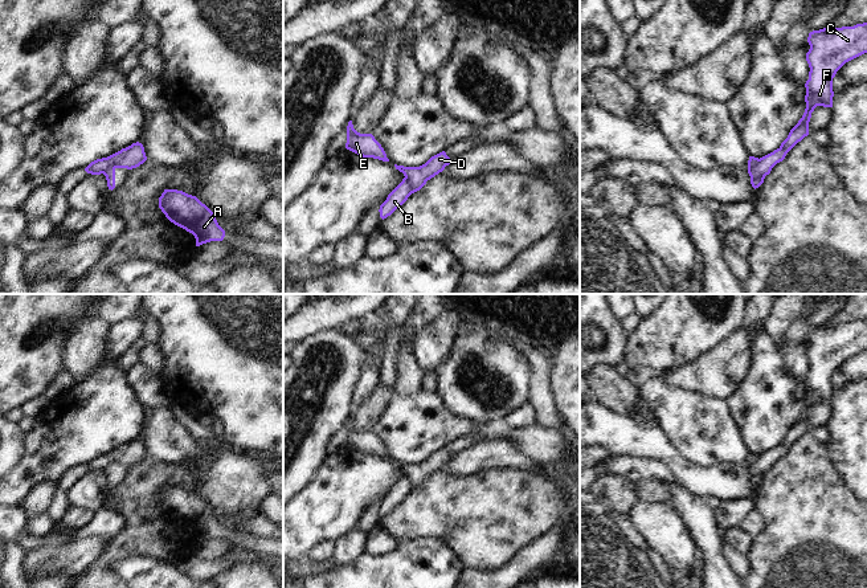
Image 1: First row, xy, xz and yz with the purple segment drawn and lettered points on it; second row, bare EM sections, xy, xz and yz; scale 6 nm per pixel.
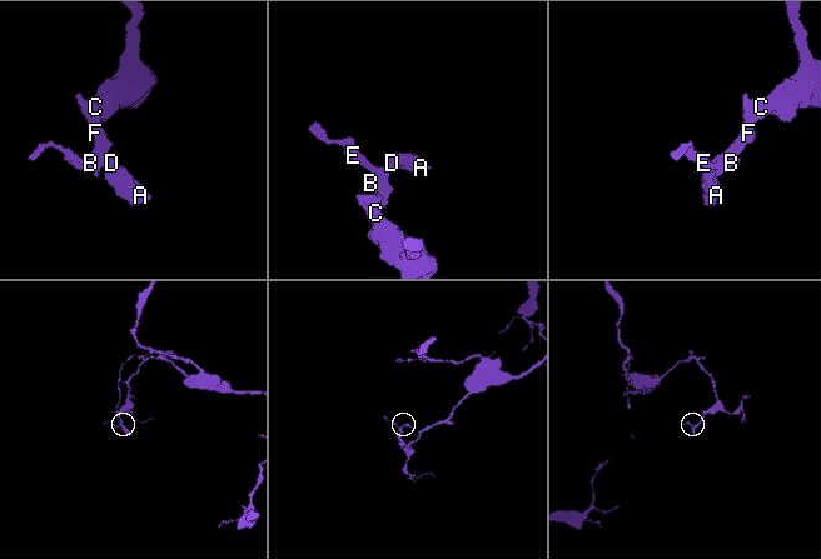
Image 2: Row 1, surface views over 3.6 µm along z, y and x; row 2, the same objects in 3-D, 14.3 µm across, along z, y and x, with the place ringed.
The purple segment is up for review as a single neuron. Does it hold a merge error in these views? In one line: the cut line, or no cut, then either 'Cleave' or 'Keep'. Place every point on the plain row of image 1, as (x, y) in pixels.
No split. Keep.

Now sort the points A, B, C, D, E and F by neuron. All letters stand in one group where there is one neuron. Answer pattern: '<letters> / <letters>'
A B C D E F

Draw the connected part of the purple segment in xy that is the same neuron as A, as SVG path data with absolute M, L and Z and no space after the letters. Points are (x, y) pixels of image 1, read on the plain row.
M164 486L159 505L175 522L192 530L196 543L210 538L222 538L225 527L218 522L213 509L196 493L177 486Z

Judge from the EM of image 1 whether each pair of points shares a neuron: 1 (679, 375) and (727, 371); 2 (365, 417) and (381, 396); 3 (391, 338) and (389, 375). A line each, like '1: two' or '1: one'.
1: one
2: one
3: one

